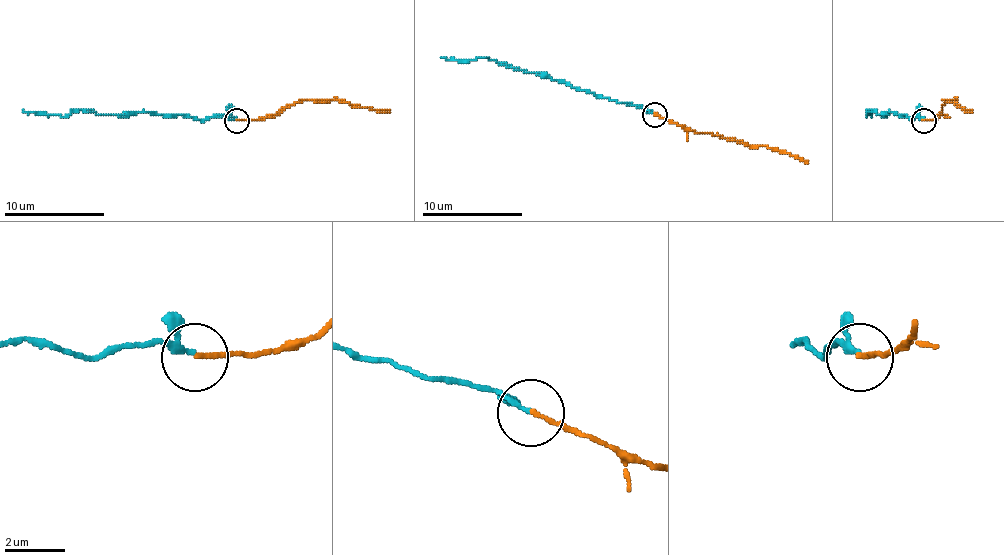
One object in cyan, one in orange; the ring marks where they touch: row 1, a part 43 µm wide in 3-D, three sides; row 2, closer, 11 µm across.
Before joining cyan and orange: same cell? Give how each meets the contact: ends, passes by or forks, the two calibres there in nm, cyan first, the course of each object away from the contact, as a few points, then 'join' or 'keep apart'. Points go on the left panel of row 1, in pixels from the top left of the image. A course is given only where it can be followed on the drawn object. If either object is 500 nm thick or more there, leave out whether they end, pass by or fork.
cyan passes by; orange ends there; 140 nm thick on the cyan side, 140 nm on the other; cyan runs (236, 120), (226, 117), (199, 120), (179, 115), (116, 115), (81, 110), (68, 115), (36, 115), (23, 110); orange runs (236, 120), (271, 117), (304, 99), (344, 99), (389, 112); keep apart

